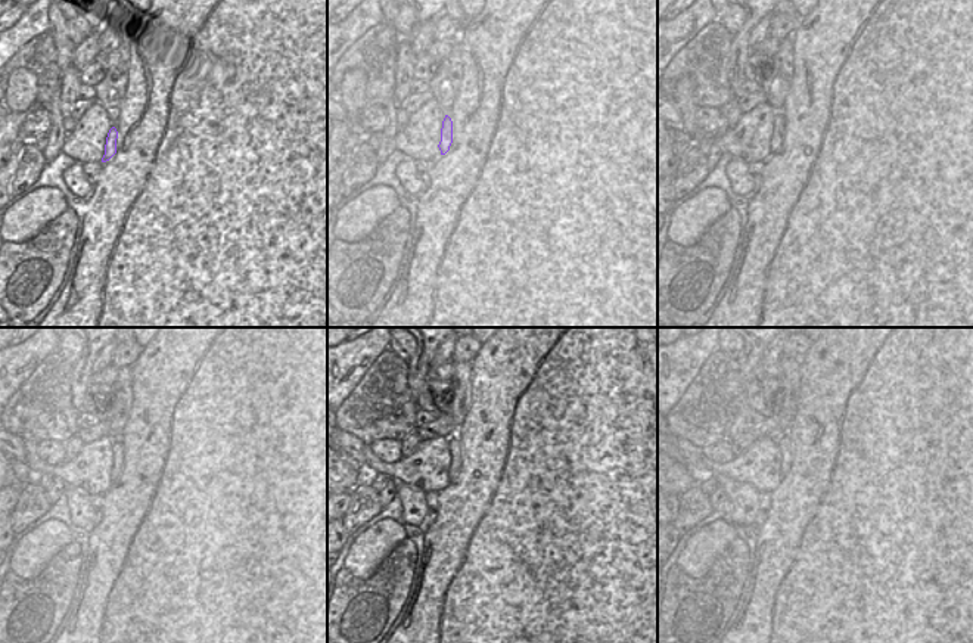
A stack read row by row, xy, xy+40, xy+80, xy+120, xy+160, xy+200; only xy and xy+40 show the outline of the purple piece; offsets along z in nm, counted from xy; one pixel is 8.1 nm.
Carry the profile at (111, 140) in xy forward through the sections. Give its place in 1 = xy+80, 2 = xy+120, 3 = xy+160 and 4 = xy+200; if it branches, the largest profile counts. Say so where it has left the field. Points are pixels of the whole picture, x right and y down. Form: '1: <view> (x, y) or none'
1: xy+80 (777, 139)
2: xy+120 (118, 450)
3: xy+160 (454, 444)
4: xy+200 (785, 443)

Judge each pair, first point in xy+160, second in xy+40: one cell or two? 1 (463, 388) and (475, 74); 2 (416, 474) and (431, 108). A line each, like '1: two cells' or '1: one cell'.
1: two cells
2: one cell

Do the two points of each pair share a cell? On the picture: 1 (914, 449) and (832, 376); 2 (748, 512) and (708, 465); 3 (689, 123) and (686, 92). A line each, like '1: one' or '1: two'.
1: one
2: two
3: one

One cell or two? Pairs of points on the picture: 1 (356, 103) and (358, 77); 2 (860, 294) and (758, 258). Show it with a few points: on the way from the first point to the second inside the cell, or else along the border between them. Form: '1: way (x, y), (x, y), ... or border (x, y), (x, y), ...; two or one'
1: way (356, 98), (356, 83); one
2: way (830, 292), (810, 283), (771, 282); one

